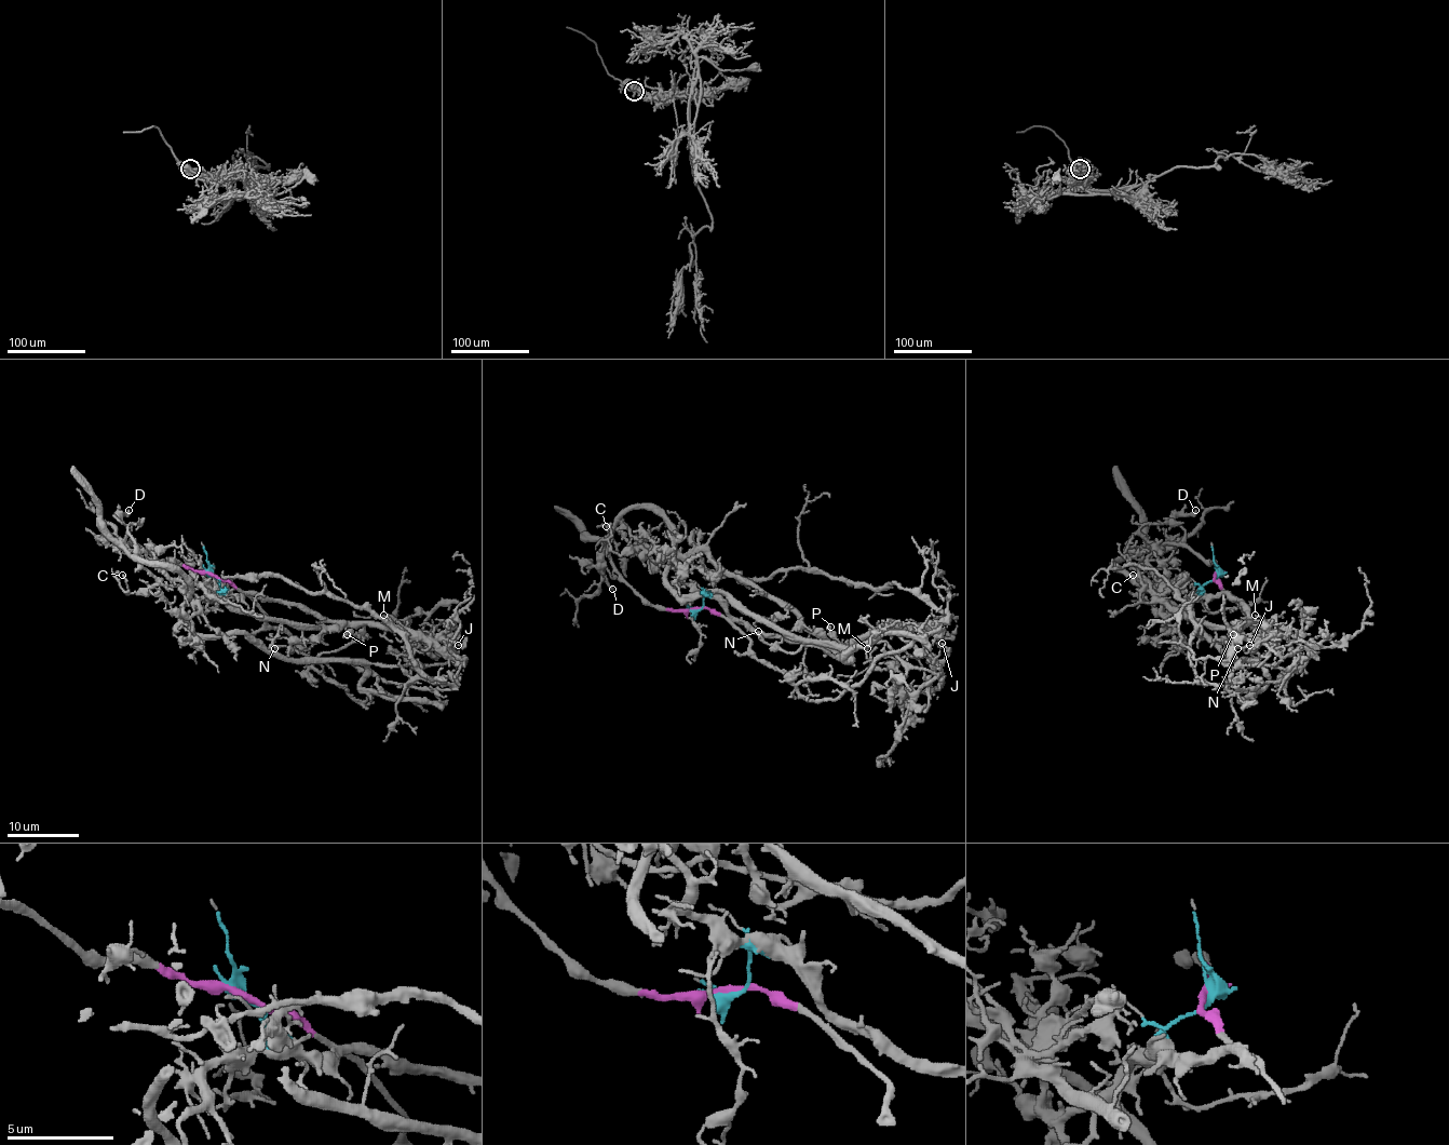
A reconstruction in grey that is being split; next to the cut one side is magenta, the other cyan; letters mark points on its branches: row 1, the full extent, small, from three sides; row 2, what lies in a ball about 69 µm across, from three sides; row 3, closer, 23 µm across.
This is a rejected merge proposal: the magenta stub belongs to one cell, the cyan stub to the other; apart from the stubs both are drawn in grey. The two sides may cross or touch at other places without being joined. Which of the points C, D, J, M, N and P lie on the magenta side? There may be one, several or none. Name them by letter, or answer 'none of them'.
D

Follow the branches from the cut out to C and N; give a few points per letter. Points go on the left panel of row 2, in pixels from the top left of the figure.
C: (212, 574), (233, 595), (263, 595), (337, 622), (267, 621), (172, 579), (125, 592), (122, 574)
N: (212, 574), (233, 595), (263, 595), (364, 625), (335, 651), (310, 657), (274, 647)

